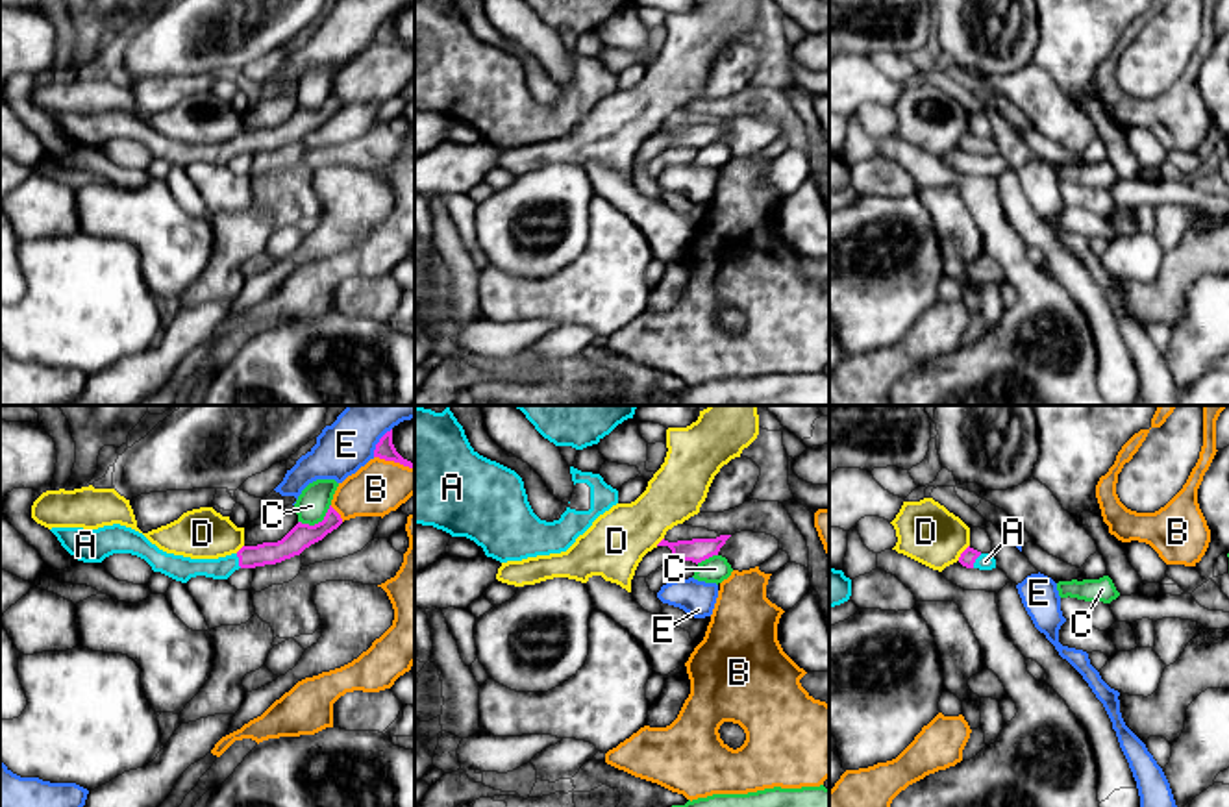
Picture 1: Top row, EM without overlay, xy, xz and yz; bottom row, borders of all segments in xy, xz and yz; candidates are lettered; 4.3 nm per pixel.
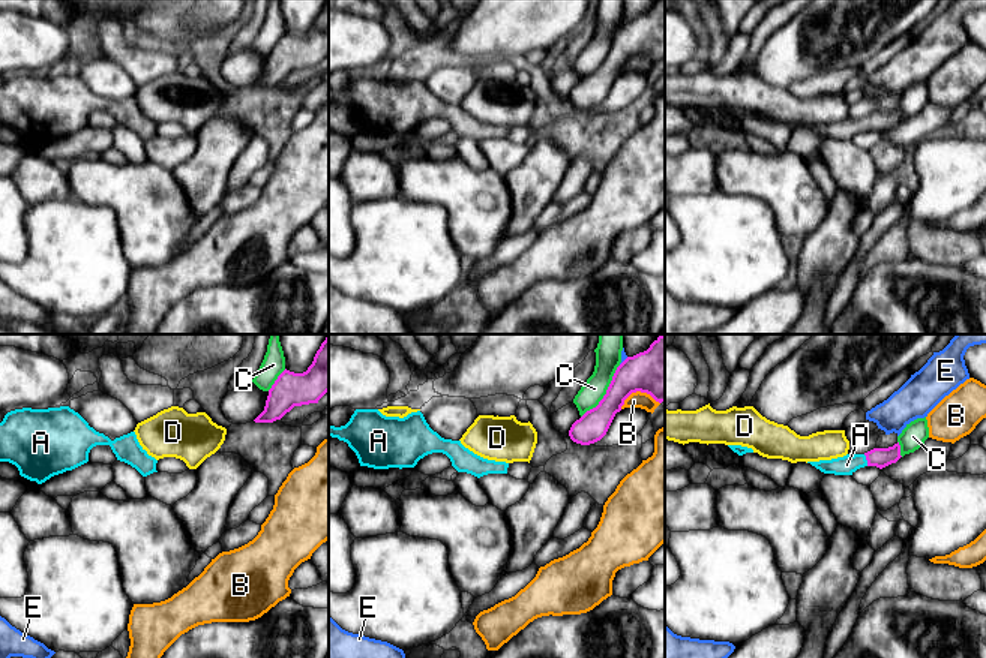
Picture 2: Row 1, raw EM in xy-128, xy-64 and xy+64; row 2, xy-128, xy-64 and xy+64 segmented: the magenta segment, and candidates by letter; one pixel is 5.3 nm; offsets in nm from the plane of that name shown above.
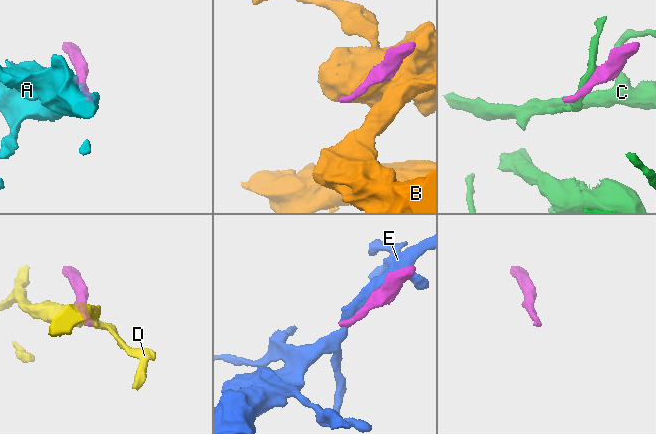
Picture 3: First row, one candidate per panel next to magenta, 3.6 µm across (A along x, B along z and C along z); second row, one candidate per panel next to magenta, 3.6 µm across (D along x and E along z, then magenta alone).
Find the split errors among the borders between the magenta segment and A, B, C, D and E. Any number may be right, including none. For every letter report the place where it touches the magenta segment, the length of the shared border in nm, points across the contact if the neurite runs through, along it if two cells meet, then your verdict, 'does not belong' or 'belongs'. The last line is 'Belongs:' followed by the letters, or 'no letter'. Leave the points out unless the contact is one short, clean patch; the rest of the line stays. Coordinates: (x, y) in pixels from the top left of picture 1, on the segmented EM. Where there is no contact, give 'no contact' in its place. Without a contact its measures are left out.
A: xy (239, 561) | 70 nm | across xy (293, 543), (278, 552), (239, 561), (224, 567), (184, 569) | belongs
B: xy (337, 513) | 90 nm | along xy (330, 506), (343, 521) | does not belong
C: xy (319, 522) | 170 nm | does not belong
D: yz (963, 552) | 90 nm | along yz (968, 545), (957, 559) | does not belong
E: xy (378, 443) | 150 nm | does not belong
Belongs: A

